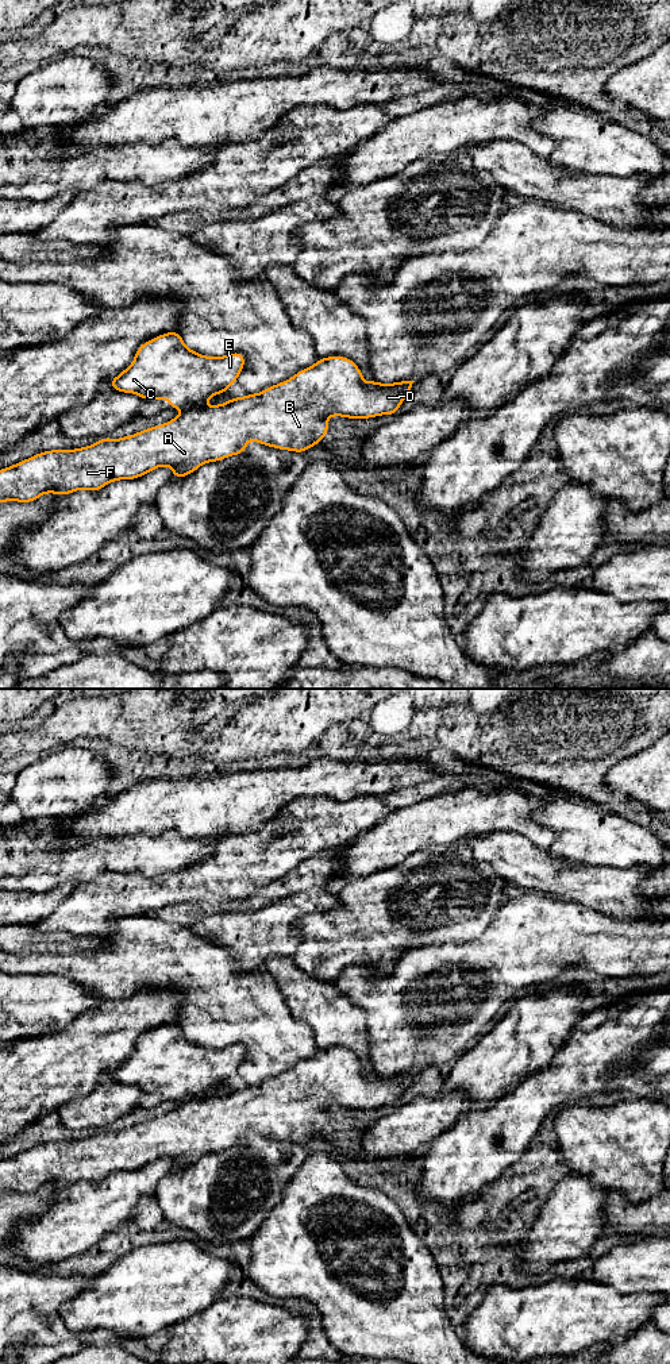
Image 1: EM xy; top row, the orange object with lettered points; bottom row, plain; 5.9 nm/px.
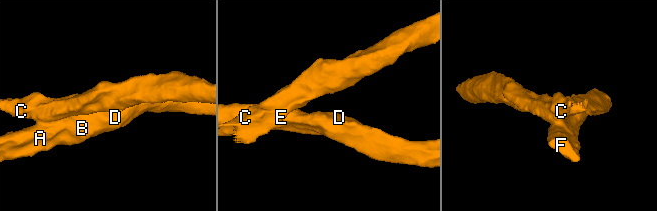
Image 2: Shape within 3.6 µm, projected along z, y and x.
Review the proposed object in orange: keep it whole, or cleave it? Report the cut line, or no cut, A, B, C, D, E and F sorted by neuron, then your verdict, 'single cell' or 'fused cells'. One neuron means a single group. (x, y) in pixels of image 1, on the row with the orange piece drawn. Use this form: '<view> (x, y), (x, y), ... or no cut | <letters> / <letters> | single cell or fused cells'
xy (199, 405), (185, 409) | A B D F / C E | fused cells

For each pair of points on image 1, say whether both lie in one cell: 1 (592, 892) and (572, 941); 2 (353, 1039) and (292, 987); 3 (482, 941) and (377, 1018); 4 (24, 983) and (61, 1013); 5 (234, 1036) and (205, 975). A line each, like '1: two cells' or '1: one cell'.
1: two cells
2: one cell
3: one cell
4: one cell
5: one cell

